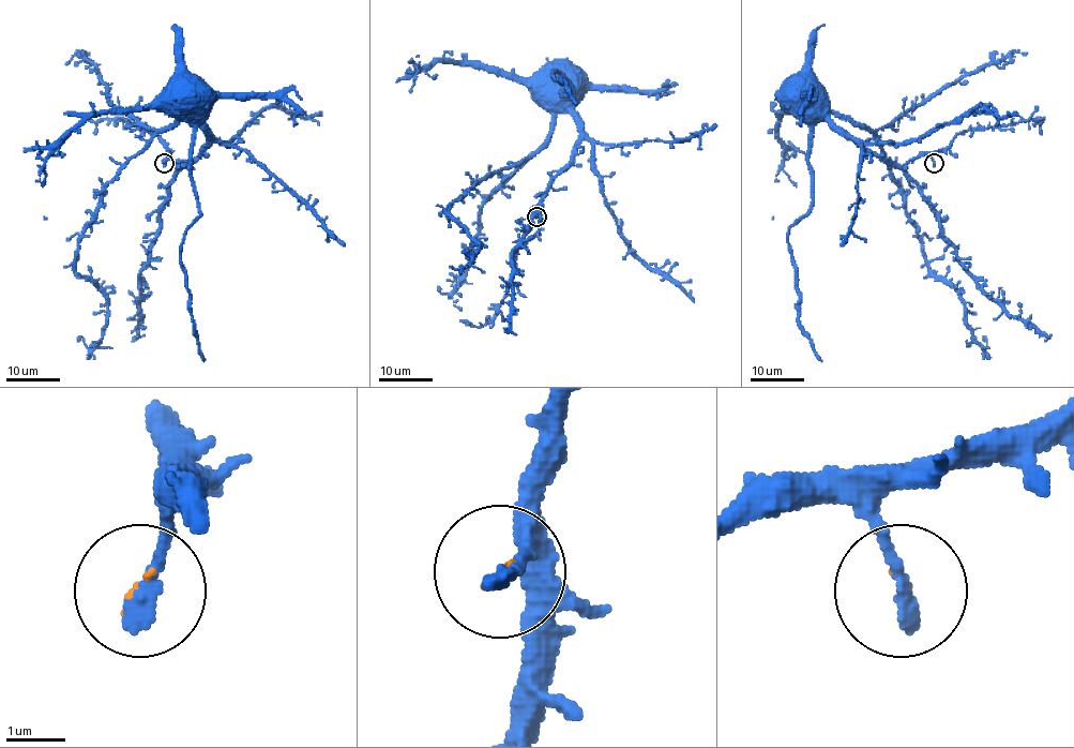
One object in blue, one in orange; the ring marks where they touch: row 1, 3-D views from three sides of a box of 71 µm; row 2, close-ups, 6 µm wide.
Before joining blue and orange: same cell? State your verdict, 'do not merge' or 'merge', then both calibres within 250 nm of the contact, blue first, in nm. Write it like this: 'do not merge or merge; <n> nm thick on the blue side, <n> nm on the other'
do not merge; 320 nm thick on the blue side, 60 nm on the other

